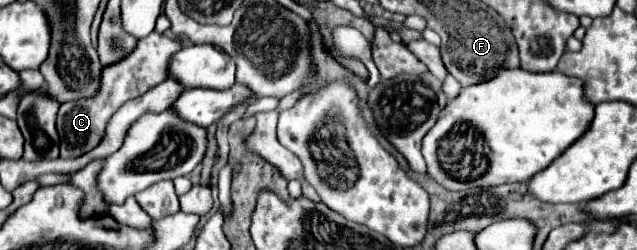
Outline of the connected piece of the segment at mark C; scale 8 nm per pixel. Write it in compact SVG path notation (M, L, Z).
M152 32L146 38L138 40L136 50L132 50L128 58L114 62L112 66L104 66L100 74L100 90L96 92L96 98L80 98L76 102L64 102L60 106L56 120L56 128L60 134L60 156L70 158L92 150L102 140L106 122L124 102L144 94L146 90L168 78L168 60L180 48L182 48L180 40L170 40L164 34Z

